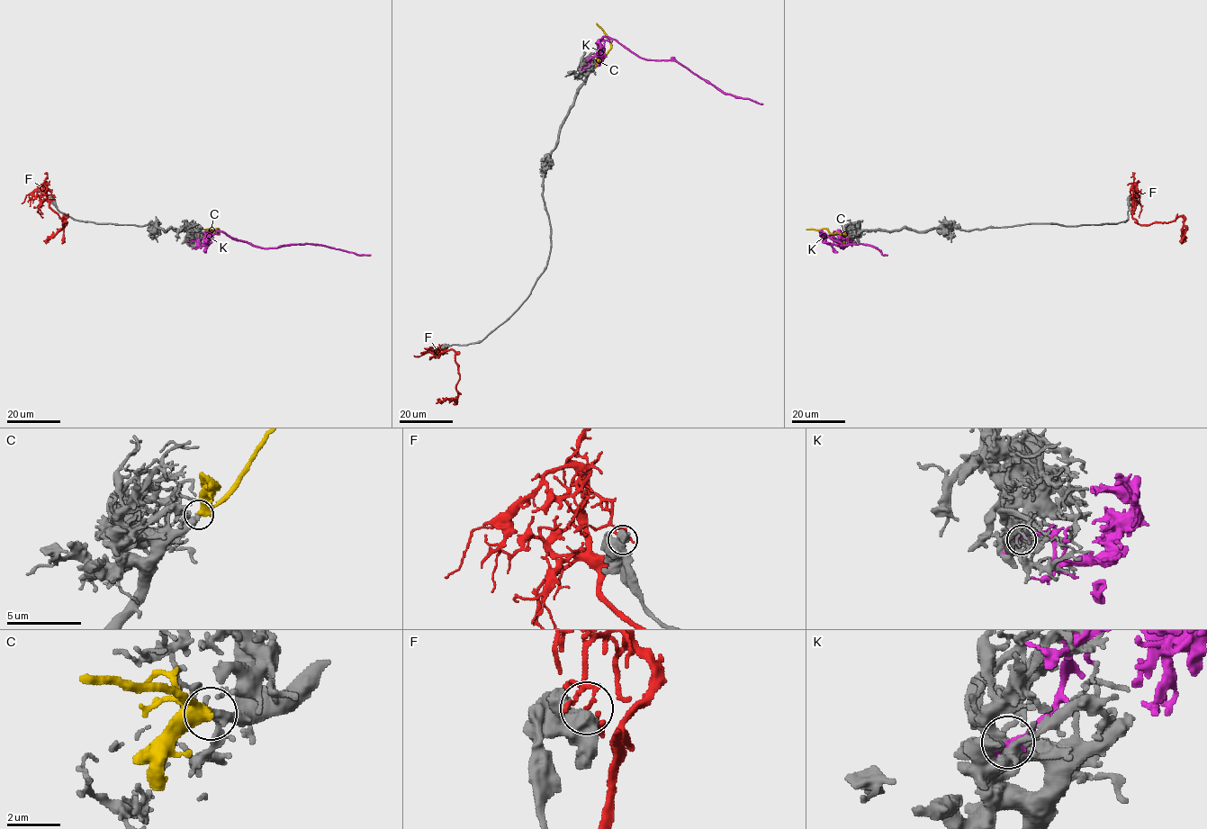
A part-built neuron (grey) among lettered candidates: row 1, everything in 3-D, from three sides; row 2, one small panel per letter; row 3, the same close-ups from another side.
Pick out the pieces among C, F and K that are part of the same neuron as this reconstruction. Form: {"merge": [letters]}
{"merge": ["C"]}

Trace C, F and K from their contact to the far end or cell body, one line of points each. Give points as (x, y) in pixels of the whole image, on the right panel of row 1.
C: (849, 237), (832, 234), (824, 229), (806, 229)
F: (1133, 197), (1137, 188), (1139, 196), (1132, 218), (1139, 223), (1173, 221), (1181, 216), (1184, 238), (1181, 243)
K: (851, 241), (847, 239), (840, 245), (828, 244), (820, 231), (838, 241), (842, 247), (863, 244), (887, 255)

